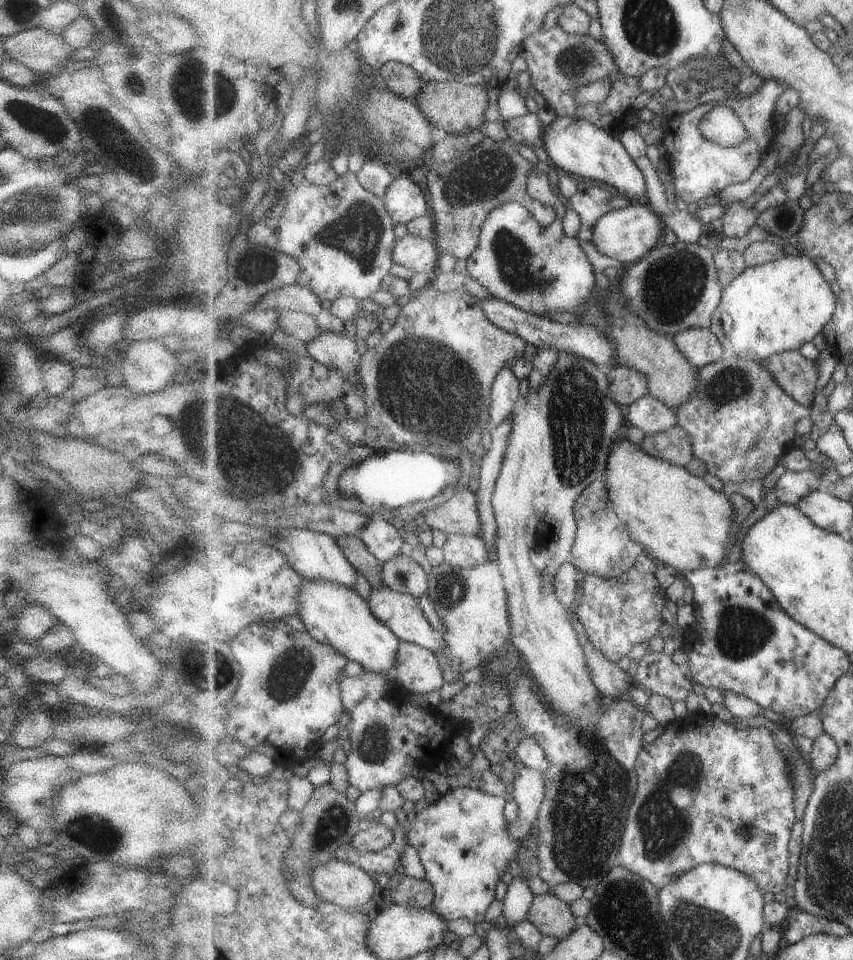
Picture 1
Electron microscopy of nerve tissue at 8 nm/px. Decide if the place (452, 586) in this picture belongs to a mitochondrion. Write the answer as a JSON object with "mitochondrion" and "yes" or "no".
{"mitochondrion":"yes"}

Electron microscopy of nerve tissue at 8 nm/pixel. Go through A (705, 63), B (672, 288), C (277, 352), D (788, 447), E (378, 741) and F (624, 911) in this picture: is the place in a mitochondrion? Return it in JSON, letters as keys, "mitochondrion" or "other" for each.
{"A":"mitochondrion","B":"mitochondrion","C":"other","D":"other","E":"mitochondrion","F":"mitochondrion"}

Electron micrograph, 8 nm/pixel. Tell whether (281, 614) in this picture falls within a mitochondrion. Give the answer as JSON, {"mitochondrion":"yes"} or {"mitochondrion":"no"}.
{"mitochondrion":"no"}

